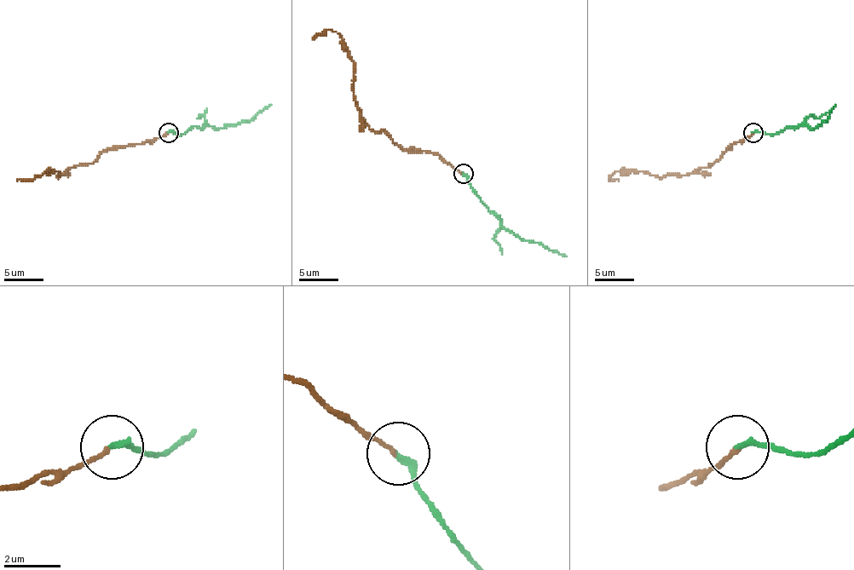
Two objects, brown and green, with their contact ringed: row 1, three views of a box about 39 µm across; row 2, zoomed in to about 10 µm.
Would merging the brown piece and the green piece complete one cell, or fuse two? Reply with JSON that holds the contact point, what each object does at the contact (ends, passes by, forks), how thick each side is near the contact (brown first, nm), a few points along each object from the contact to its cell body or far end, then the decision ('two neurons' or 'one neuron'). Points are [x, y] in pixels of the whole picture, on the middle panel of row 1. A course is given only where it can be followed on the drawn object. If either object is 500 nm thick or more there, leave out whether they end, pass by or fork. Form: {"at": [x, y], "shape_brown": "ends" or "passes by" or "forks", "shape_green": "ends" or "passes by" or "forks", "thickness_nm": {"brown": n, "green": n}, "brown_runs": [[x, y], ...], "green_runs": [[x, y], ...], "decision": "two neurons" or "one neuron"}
{"at": [464, 174], "shape_brown": "ends", "shape_green": "ends", "thickness_nm": {"brown": 140, "green": 220}, "brown_runs": [[463, 174], [437, 154], [402, 151], [372, 131], [357, 106], [343, 39], [330, 29], [312, 39]], "green_runs": [[463, 174], [490, 211], [516, 234], [567, 256]], "decision": "two neurons"}

